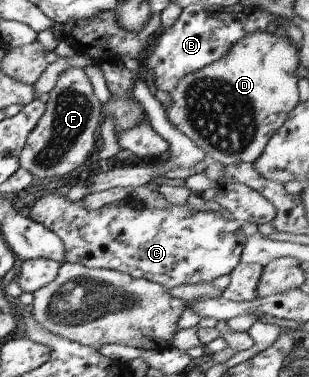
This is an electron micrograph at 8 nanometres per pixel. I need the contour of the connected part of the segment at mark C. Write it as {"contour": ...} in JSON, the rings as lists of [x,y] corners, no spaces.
{"contour":[[[52,192],[40,198],[25,212],[31,220],[41,223],[55,233],[63,243],[64,262],[79,263],[88,269],[111,269],[127,273],[134,279],[145,279],[168,289],[188,284],[210,282],[217,276],[229,274],[240,262],[246,233],[233,218],[223,220],[217,212],[196,212],[188,204],[165,209],[148,209],[132,201],[114,208],[99,208],[87,212],[82,200],[70,203]]]}

